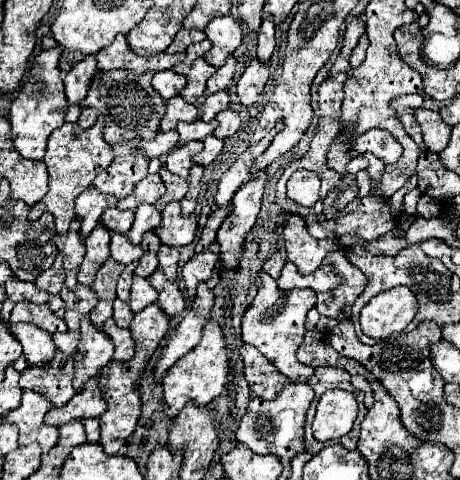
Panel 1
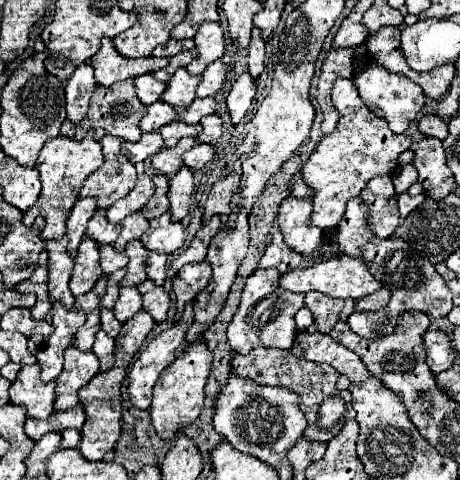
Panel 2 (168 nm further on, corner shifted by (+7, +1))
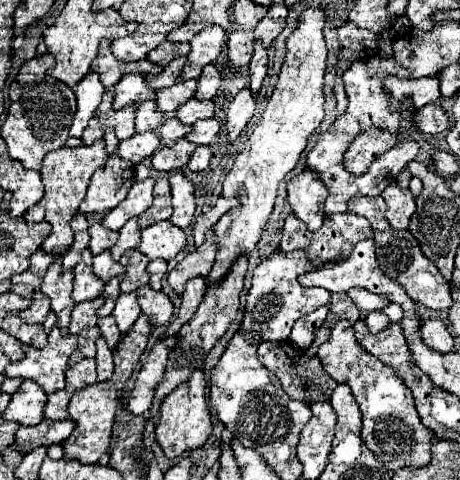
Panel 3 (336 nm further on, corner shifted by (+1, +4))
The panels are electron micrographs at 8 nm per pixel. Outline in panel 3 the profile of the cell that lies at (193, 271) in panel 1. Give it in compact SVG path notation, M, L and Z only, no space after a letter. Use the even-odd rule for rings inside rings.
M194 277L186 283L184 287L184 293L182 293L182 305L178 309L178 315L174 317L174 323L168 325L166 329L166 335L174 335L178 333L180 325L184 325L186 321L190 321L190 317L196 313L196 309L200 307L202 303L202 297L206 295L206 281L204 277Z

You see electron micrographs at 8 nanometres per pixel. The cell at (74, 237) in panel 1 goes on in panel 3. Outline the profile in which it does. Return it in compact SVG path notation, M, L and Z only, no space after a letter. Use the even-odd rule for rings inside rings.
M56 253L42 283L42 293L52 301L52 311L58 317L62 333L68 333L70 315L76 305L72 299L72 275L72 271L62 271L62 253Z

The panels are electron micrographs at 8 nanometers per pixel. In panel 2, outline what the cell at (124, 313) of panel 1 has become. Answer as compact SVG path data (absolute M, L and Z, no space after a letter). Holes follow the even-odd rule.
M102 310L100 312L100 328L110 336L110 338L118 338L118 334L120 334L120 328L122 328L122 324L120 322L116 322L116 318L114 318L114 312L112 310Z

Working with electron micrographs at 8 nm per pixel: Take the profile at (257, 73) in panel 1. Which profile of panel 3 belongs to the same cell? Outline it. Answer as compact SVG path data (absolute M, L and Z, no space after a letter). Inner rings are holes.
M244 87L232 99L232 103L230 103L228 111L226 111L226 123L228 123L228 135L230 135L230 139L234 139L234 137L240 135L240 131L244 129L244 125L254 115L254 109L256 109L254 93L250 91L250 87Z

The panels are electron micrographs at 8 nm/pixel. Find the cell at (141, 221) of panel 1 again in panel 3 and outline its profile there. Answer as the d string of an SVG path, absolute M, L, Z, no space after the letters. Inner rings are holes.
M132 217L122 229L120 229L120 235L118 235L118 241L116 245L110 249L112 257L118 261L122 257L122 253L126 249L134 249L140 245L140 225L138 225L138 217Z

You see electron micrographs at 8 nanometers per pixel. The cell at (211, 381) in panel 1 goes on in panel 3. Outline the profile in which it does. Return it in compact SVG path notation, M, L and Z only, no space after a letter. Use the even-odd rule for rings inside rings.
M200 369L192 371L186 383L176 387L170 395L166 395L160 403L160 419L156 425L156 439L166 453L168 459L180 457L182 453L196 449L204 445L208 435L212 433L212 423L210 423L210 413L206 405L206 379Z

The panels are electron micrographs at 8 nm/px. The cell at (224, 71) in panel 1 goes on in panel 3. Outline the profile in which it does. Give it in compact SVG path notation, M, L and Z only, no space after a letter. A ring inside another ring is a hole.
M212 63L202 71L194 97L196 99L212 99L216 95L216 91L220 89L220 85L222 85L222 75L220 75L218 67Z

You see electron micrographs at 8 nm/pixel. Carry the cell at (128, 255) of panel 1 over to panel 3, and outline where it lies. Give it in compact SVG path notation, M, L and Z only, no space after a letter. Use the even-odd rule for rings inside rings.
M102 251L100 255L94 257L94 273L104 279L104 281L110 281L112 277L120 275L124 271L124 267L112 259L110 251Z

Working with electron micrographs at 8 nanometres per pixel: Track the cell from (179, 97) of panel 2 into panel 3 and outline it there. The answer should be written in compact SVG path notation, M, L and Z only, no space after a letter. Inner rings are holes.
M190 79L190 81L178 81L178 83L174 83L172 87L160 89L160 91L156 93L158 109L164 111L164 113L176 111L178 107L182 107L186 101L190 101L190 99L194 97L196 87L198 87L198 81Z

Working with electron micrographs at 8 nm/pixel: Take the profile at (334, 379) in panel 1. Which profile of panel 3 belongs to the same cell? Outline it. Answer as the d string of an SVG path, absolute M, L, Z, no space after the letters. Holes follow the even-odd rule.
M262 341L258 347L258 361L272 371L280 383L282 389L286 391L286 395L290 395L290 399L294 401L302 401L302 403L316 403L316 401L330 401L332 391L336 389L336 381L324 371L322 363L316 357L308 357L306 351L298 351L298 347L294 347L288 341Z

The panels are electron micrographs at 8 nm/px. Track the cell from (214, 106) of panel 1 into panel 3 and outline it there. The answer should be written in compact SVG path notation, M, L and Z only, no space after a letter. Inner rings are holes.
M190 99L186 105L182 105L178 109L178 119L186 125L194 125L198 119L210 119L214 115L214 101L198 101L198 99Z

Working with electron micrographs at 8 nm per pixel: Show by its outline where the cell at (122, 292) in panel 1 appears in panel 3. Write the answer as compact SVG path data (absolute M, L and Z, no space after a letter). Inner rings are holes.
M116 275L114 279L110 279L108 283L106 283L106 287L104 287L104 305L98 309L98 315L100 317L106 317L106 315L110 315L112 311L114 311L114 305L116 305L116 299L118 299L118 295L120 295L120 281L122 281L122 277L124 275Z

